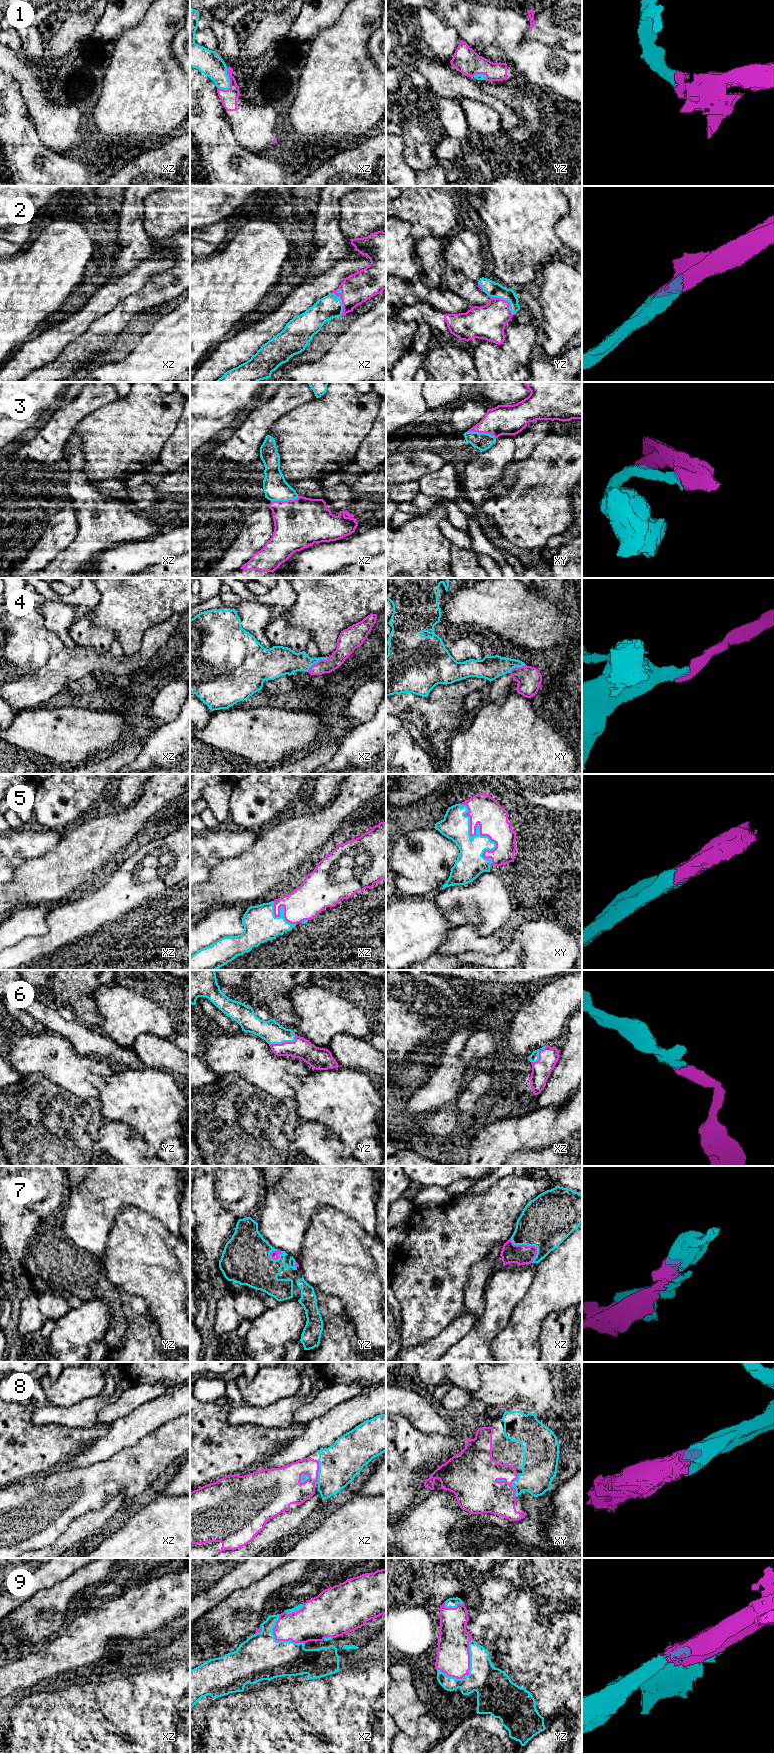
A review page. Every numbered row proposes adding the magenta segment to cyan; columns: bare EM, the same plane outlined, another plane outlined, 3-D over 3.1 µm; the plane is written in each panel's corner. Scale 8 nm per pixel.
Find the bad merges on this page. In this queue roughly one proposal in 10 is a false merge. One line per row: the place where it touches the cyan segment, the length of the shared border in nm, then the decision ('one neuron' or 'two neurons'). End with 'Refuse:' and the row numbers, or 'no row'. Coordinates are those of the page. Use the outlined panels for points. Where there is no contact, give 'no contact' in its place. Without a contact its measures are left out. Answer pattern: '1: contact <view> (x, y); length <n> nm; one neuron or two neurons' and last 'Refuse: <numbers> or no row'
1: contact xz (229, 83); length 190 nm; one neuron
2: contact yz (505, 300); length 240 nm; one neuron
3: contact xz (284, 500); length 220 nm; one neuron
4: contact xz (317, 661); length 200 nm; one neuron
5: contact xy (479, 828); length 550 nm; one neuron
6: contact yz (284, 1041); length 240 nm; one neuron
7: contact xz (529, 1245); length 260 nm; one neuron
8: contact xy (511, 1485); length 190 nm; one neuron
9: contact yz (468, 1671); length 380 nm; one neuron
Refuse: no row

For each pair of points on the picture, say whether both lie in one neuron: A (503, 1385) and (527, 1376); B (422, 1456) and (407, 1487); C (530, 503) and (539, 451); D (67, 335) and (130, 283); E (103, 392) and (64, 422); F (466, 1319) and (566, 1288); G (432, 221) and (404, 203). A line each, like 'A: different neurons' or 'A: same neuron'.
A: same neuron
B: same neuron
C: same neuron
D: same neuron
E: same neuron
F: different neurons
G: same neuron

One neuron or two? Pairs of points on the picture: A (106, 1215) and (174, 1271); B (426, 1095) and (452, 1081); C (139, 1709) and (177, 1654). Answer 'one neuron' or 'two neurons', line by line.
A: one neuron
B: one neuron
C: two neurons

